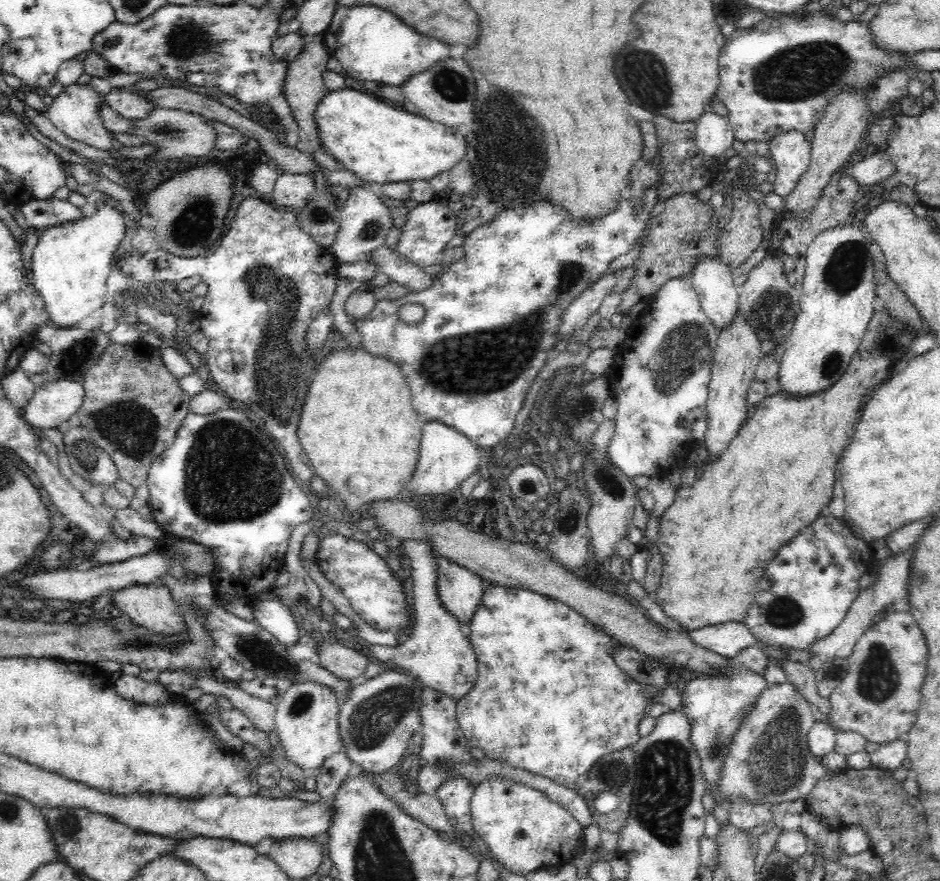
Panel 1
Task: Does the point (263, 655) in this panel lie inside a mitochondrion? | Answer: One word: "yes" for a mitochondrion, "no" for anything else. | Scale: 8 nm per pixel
yes

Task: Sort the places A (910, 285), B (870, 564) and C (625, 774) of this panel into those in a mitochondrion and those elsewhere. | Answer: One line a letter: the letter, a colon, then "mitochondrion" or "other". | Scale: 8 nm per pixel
A: other
B: other
C: mitochondrion

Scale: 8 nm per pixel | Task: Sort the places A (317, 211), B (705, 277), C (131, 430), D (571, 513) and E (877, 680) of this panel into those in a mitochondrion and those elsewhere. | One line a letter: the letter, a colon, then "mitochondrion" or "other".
A: mitochondrion
B: other
C: mitochondrion
D: mitochondrion
E: mitochondrion

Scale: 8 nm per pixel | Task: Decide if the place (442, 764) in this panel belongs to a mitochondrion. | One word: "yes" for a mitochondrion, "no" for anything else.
no

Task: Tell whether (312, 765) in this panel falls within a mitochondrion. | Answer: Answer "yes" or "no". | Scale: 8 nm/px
no

